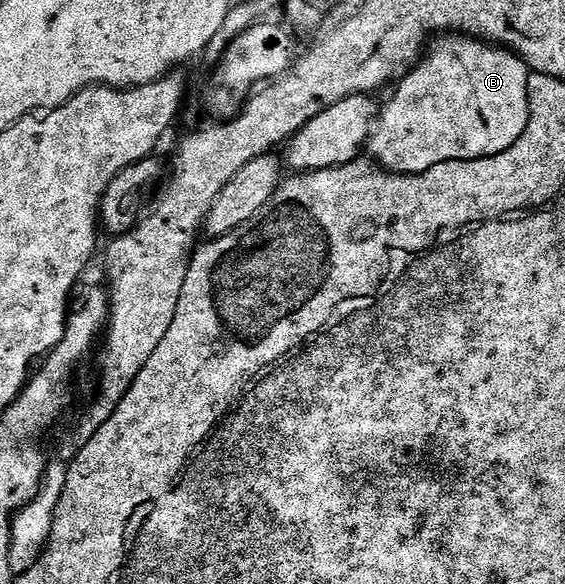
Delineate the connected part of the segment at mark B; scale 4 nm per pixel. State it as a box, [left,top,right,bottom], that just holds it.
[370,37,528,175]

